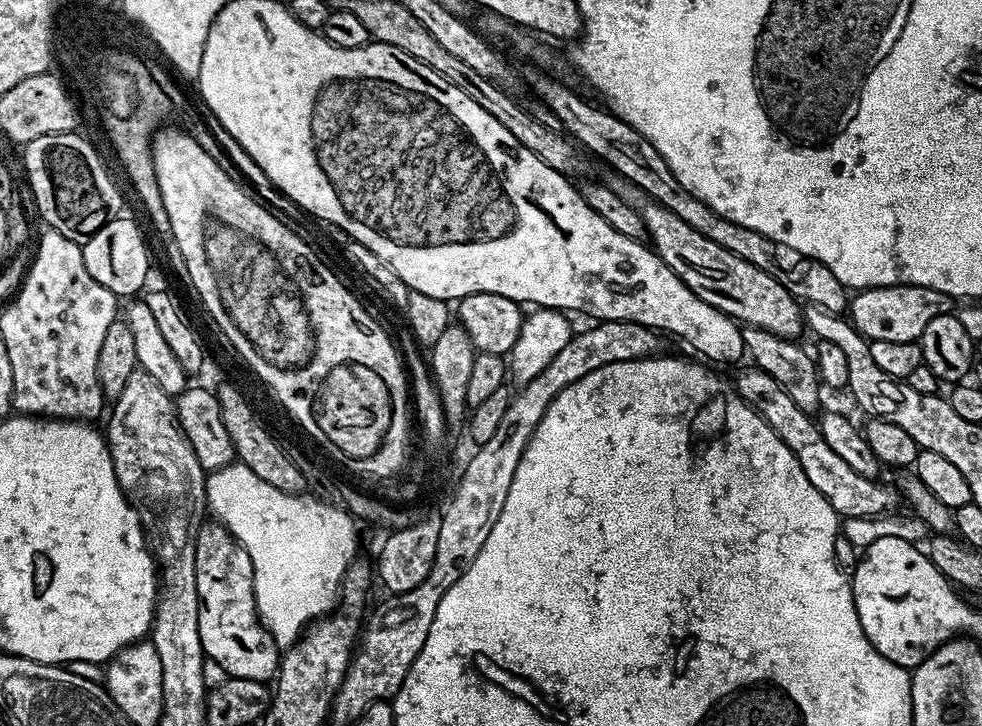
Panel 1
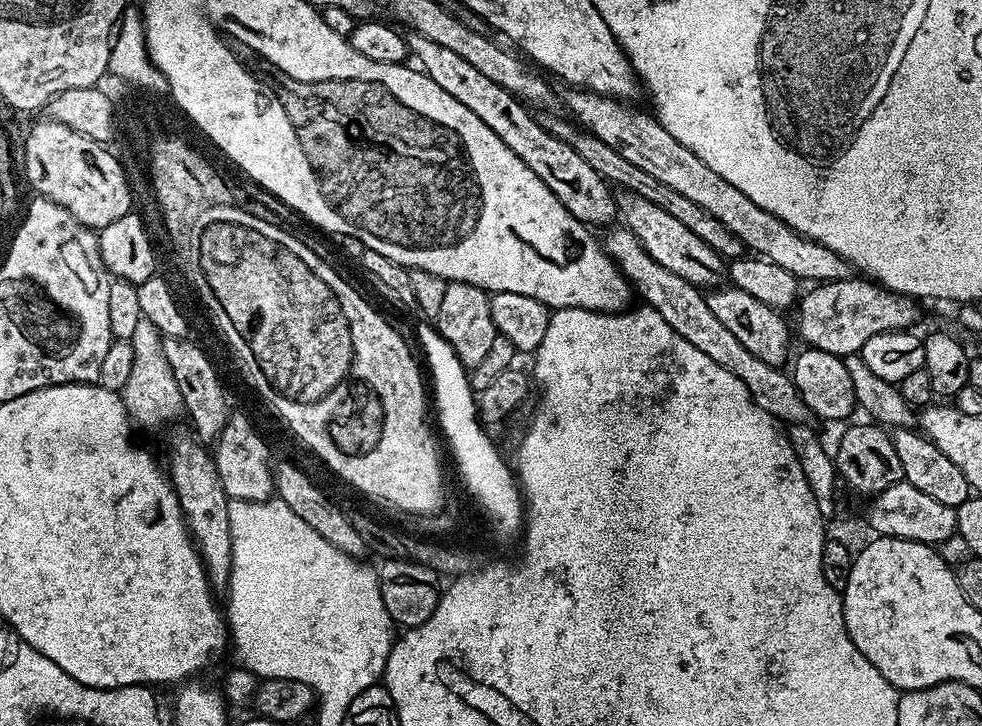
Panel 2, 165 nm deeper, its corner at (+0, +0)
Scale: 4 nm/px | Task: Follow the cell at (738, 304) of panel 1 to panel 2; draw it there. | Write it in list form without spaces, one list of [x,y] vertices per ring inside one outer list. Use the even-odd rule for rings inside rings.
[[[626,190],[620,196],[616,201],[623,225],[634,233],[646,252],[660,266],[702,290],[719,287],[723,283],[726,276],[723,257],[702,242],[692,230],[686,229],[678,218],[671,217],[662,207],[655,206],[654,202],[647,202],[634,192]]]

